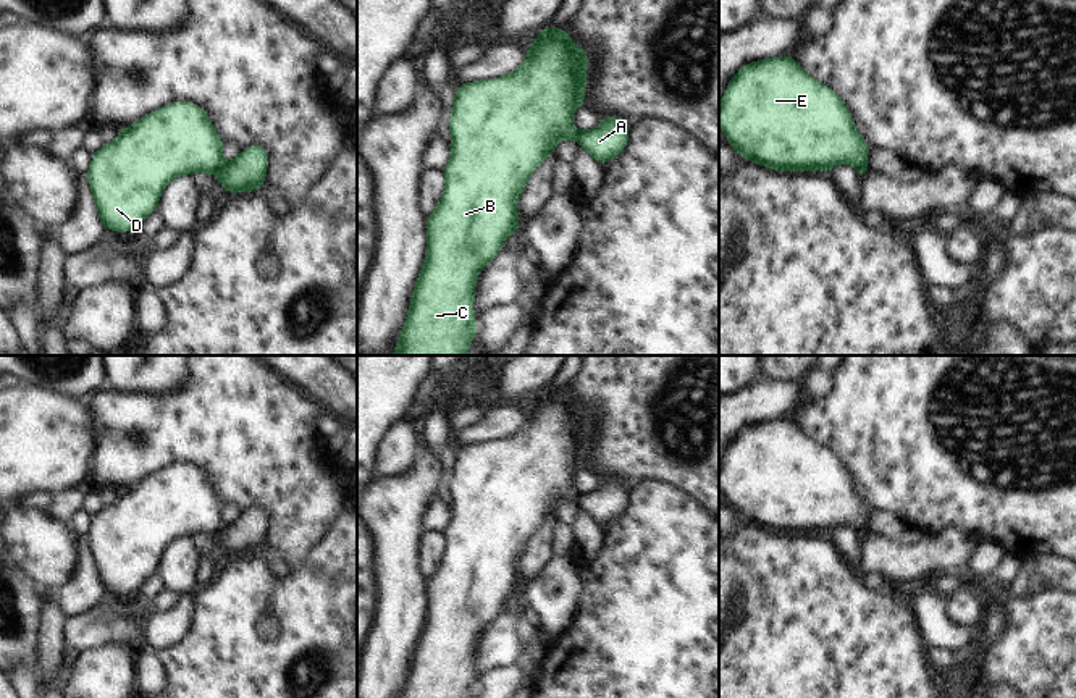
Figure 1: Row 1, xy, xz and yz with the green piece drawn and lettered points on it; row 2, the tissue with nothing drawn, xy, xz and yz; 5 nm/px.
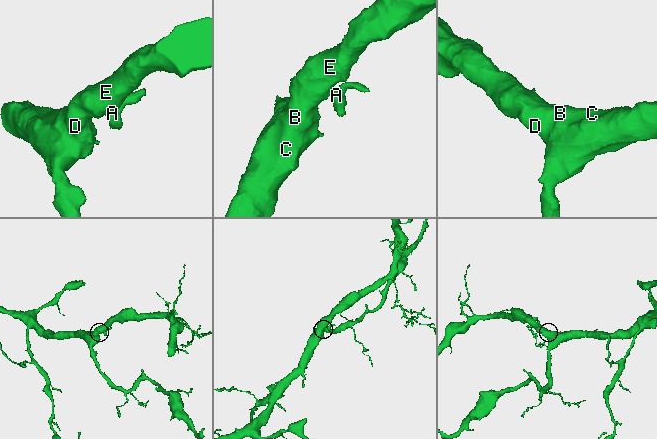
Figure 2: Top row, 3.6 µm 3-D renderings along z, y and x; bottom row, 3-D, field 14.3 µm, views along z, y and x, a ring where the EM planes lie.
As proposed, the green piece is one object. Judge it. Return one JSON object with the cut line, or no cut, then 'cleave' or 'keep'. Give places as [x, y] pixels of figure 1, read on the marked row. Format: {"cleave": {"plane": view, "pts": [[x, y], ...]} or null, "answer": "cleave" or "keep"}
{"cleave": {"plane": "xy", "pts": [[223, 162], [214, 172]]}, "answer": "cleave"}

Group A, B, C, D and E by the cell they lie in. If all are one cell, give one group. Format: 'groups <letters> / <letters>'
groups A / B C D E

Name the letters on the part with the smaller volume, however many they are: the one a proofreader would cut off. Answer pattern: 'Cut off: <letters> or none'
Cut off: A

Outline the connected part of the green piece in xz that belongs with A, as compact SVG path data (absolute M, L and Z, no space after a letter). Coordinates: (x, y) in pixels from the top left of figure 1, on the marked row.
M607 115L598 128L580 131L575 142L603 165L624 150L628 142L628 126L628 121Z

